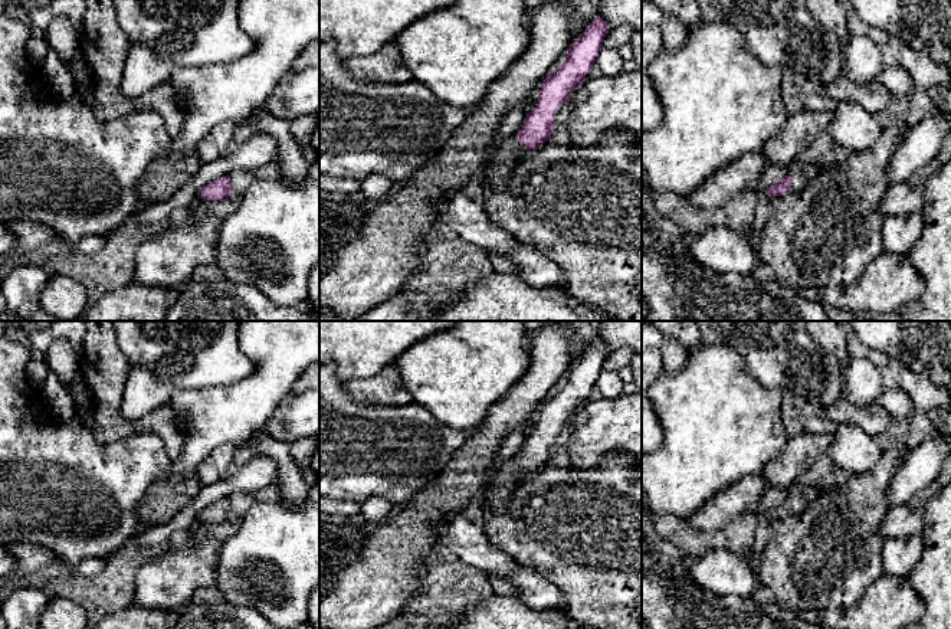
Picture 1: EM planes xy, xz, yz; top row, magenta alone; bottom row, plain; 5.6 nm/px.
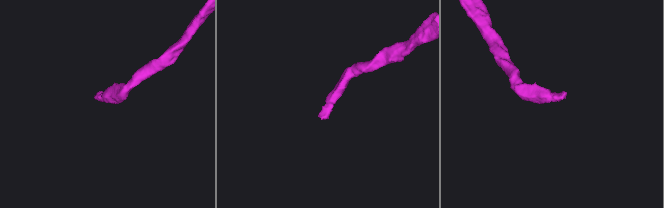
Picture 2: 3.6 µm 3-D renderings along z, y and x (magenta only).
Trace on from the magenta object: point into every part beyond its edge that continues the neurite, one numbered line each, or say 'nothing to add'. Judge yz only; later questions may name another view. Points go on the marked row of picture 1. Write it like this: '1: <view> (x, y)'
1: yz (802, 176)

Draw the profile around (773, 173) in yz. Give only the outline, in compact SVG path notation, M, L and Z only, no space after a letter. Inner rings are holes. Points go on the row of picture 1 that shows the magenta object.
M770 164L765 168L765 171L761 174L761 177L758 180L758 184L754 187L754 190L757 191L760 199L768 199L770 197L768 189L783 178L784 170L786 168L775 166L775 164Z

